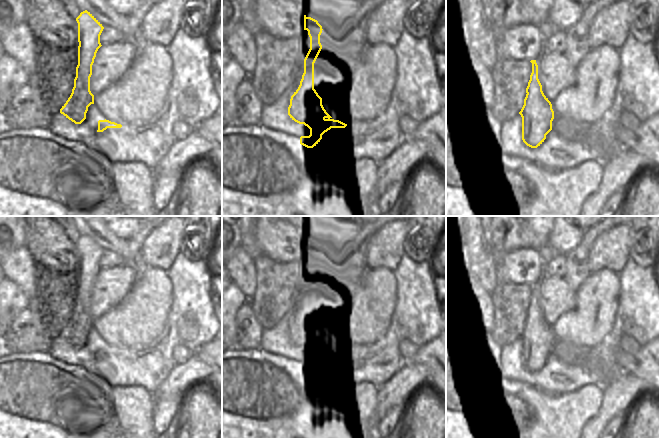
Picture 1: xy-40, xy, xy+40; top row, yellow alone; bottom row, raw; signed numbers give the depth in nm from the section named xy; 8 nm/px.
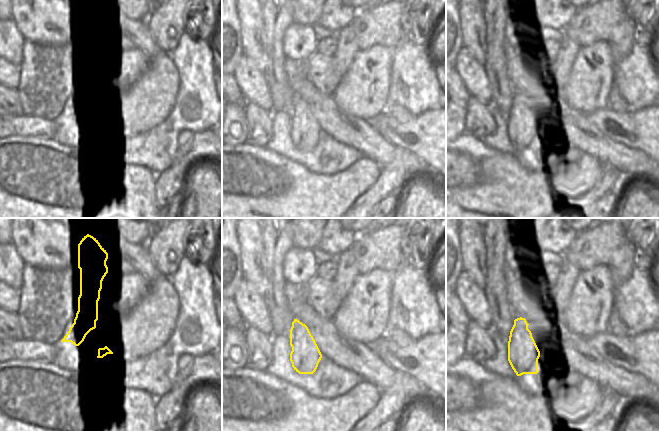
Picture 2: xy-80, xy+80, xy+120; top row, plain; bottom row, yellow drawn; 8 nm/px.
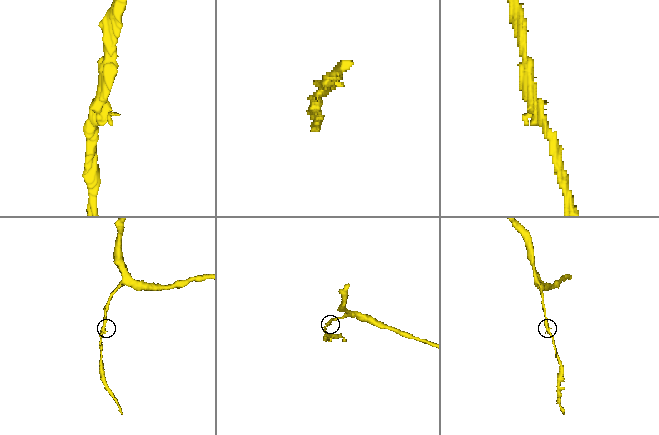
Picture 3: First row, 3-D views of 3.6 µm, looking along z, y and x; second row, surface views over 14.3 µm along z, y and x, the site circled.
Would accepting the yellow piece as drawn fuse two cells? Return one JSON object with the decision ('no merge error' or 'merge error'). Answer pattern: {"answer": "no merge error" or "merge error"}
{"answer": "no merge error"}

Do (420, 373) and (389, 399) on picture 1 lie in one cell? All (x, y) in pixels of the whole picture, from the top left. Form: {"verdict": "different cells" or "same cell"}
{"verdict": "same cell"}

